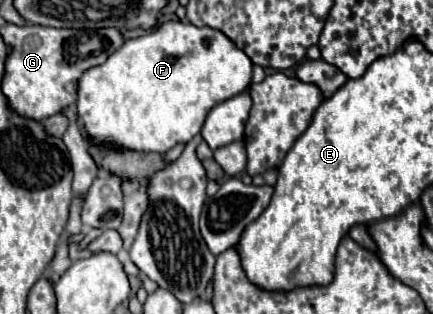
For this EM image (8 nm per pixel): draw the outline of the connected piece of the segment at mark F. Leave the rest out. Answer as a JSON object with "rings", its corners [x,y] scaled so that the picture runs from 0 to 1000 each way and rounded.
{"rings":[[[386,67],[376,80],[367,80],[358,99],[298,124],[275,162],[266,162],[247,201],[238,201],[233,213],[210,213],[206,226],[196,226],[196,239],[182,252],[182,315],[178,315],[178,366],[192,379],[192,430],[210,443],[210,455],[261,455],[266,468],[284,468],[284,475],[303,475],[303,481],[353,481],[353,487],[381,487],[395,468],[404,468],[409,455],[436,455],[469,404],[469,385],[478,373],[478,360],[510,322],[533,315],[552,296],[561,296],[575,271],[580,271],[580,245],[584,245],[584,201],[580,188],[510,99],[487,92],[487,86],[450,86],[441,73],[423,73],[423,67]]]}

